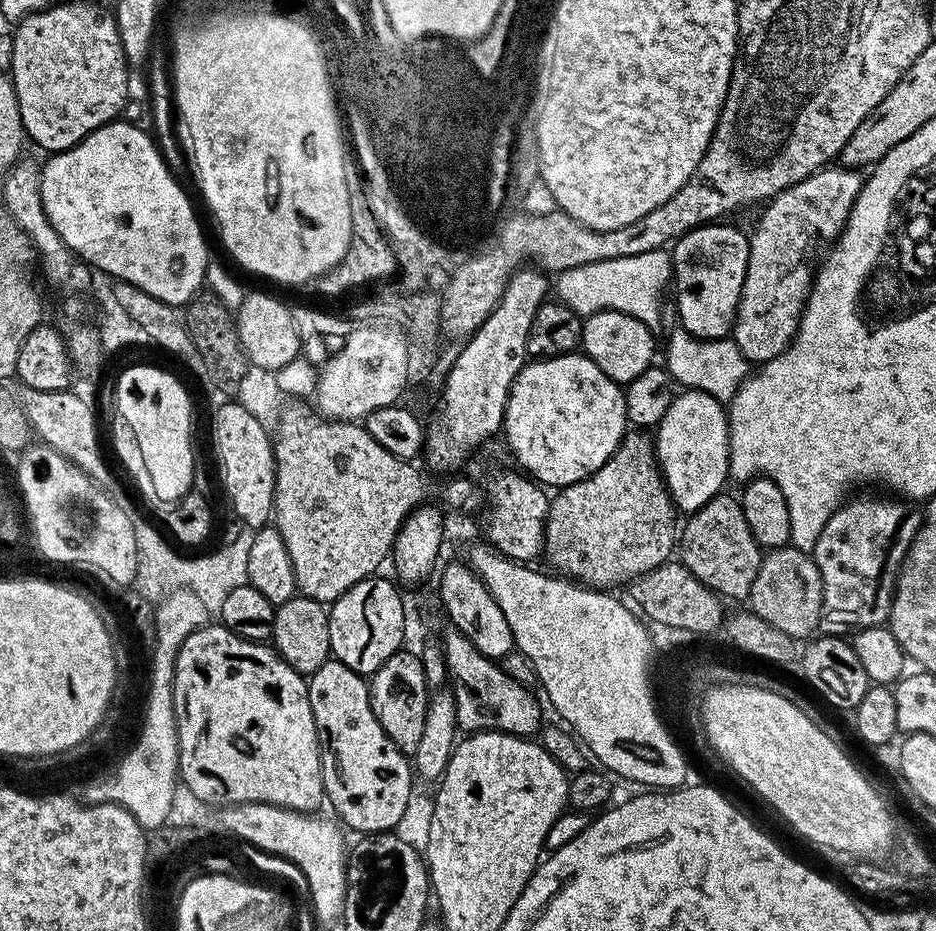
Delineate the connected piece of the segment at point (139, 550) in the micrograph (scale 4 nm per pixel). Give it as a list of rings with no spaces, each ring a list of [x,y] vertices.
[[[138,520],[134,526],[137,565],[132,586],[152,604],[160,604],[175,587],[186,587],[201,599],[210,616],[218,616],[230,592],[248,584],[250,549],[256,541],[257,529],[241,527],[233,542],[220,547],[214,554],[186,559],[174,556],[173,550],[152,525]]]

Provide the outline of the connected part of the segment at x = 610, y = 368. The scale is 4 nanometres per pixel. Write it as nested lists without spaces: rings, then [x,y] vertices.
[[[618,311],[591,313],[582,327],[581,347],[583,353],[607,376],[621,386],[626,386],[634,378],[644,373],[653,365],[656,344],[653,329],[638,322],[636,318]]]

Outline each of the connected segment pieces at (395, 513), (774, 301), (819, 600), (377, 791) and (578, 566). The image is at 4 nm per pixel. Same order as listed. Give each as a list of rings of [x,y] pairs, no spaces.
[[[285,407],[274,429],[274,527],[289,551],[299,595],[331,602],[346,594],[350,586],[373,575],[379,569],[376,567],[389,559],[404,519],[423,501],[420,499],[424,496],[424,480],[415,463],[400,460],[390,450],[378,446],[359,423],[321,418],[313,412],[308,408]]]
[[[828,166],[767,201],[765,208],[768,209],[761,214],[756,229],[750,232],[750,258],[746,266],[746,282],[742,282],[742,298],[738,302],[736,321],[732,324],[730,333],[730,338],[736,343],[738,350],[742,350],[744,357],[753,365],[763,366],[766,361],[780,356],[792,343],[796,329],[800,327],[800,315],[808,302],[808,294],[812,291],[812,259],[816,256],[816,248],[822,247],[824,243],[827,245],[834,242],[840,237],[850,210],[860,193],[861,183],[862,176],[859,171]]]
[[[791,546],[773,548],[761,559],[758,578],[754,578],[754,586],[748,591],[746,600],[747,603],[752,603],[749,605],[754,615],[764,619],[770,627],[782,630],[796,639],[811,637],[817,631],[815,628],[819,626],[820,620],[822,624],[822,617],[825,615],[824,583],[815,559],[809,553]]]
[[[330,658],[317,672],[307,677],[308,681],[308,697],[310,698],[310,710],[314,714],[314,726],[316,727],[316,737],[320,743],[320,772],[324,776],[324,795],[327,803],[332,803],[332,808],[359,834],[375,834],[378,832],[391,832],[397,826],[396,823],[403,818],[408,812],[408,803],[414,795],[414,777],[413,765],[410,763],[409,757],[398,750],[398,746],[394,746],[394,742],[390,742],[390,738],[386,734],[386,730],[382,730],[382,726],[378,722],[378,718],[374,718],[374,710],[370,706],[370,698],[368,697],[369,681],[363,676],[359,676],[354,670],[350,670],[350,666],[346,666],[341,660]]]
[[[632,430],[620,441],[620,445],[616,447],[616,453],[597,472],[590,474],[584,480],[567,484],[566,487],[559,489],[551,497],[548,505],[548,521],[544,524],[544,548],[542,556],[543,559],[548,559],[557,568],[553,569],[561,577],[597,590],[616,590],[612,588],[618,587],[619,584],[627,586],[632,580],[638,579],[640,575],[644,575],[650,570],[654,570],[660,564],[665,563],[671,557],[668,556],[671,552],[673,555],[674,549],[678,544],[678,520],[676,524],[676,516],[678,517],[678,512],[672,503],[672,497],[665,485],[664,477],[656,458],[656,446],[653,437],[647,431]]]

